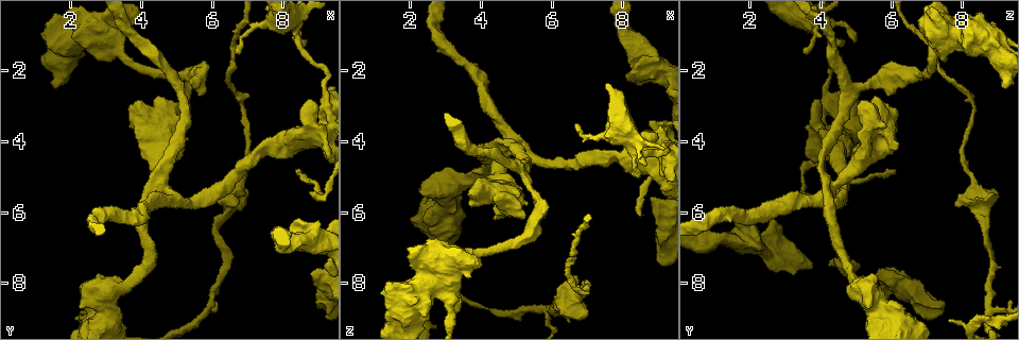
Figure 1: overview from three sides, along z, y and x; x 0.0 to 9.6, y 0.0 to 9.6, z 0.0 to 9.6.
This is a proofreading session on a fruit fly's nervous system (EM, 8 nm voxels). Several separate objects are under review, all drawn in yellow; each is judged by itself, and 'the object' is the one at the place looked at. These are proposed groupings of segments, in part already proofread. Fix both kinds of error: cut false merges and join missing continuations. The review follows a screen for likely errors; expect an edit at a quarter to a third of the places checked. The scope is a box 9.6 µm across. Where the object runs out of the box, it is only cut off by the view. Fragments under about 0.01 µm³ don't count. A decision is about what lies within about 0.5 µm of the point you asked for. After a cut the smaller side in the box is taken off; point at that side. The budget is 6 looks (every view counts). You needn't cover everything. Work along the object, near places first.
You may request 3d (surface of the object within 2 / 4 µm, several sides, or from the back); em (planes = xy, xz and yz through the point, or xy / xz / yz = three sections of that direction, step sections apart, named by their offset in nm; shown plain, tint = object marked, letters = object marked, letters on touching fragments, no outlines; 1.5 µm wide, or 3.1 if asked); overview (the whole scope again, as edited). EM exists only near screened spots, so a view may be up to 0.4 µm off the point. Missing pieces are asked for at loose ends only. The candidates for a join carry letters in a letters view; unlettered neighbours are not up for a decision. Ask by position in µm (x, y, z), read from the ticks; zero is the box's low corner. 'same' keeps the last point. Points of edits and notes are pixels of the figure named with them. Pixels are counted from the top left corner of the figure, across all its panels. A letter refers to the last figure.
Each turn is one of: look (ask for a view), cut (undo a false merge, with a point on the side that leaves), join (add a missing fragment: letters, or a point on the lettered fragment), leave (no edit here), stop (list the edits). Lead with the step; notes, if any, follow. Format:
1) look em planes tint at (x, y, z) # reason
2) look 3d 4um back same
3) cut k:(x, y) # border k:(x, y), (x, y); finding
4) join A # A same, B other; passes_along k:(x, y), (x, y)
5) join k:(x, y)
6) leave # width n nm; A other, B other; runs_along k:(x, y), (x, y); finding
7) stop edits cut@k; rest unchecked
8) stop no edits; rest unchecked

look em planes tint at (6.65, 5.80, 7.75)

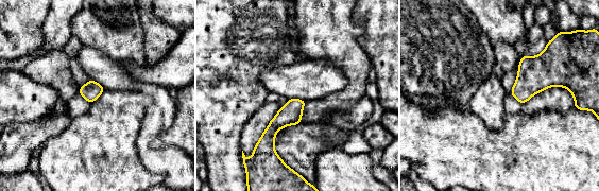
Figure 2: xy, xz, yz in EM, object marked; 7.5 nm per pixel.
look em planes letters same # see the neighbours

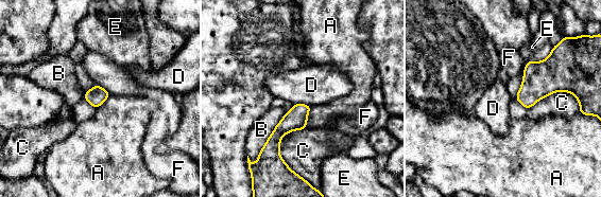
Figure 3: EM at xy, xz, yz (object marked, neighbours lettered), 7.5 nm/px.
leave # longest_contact B 400 nm; A other, B other, C other, D other, E other, F other; none of them fits

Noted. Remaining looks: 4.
look em xz step 8 letters at (8.50, 4.85, 6.10) # long arm stops here

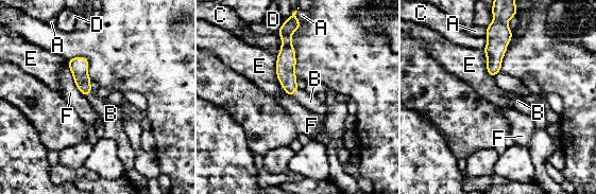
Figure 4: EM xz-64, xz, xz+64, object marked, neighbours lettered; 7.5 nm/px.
look em planes letters same

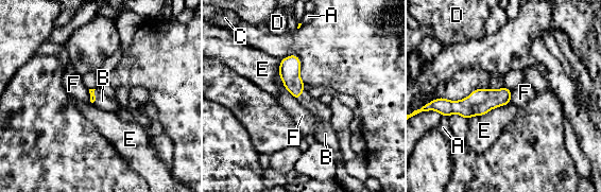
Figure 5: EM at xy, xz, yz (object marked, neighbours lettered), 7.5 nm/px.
join B # A other, B same, C other, D other, E other, F other; passes_along 5:(92, 98), (95, 97), (102, 101); the neuron continues

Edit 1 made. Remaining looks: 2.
look 3d 4um at (2.05, 1.10, 7.05) # branch stops here

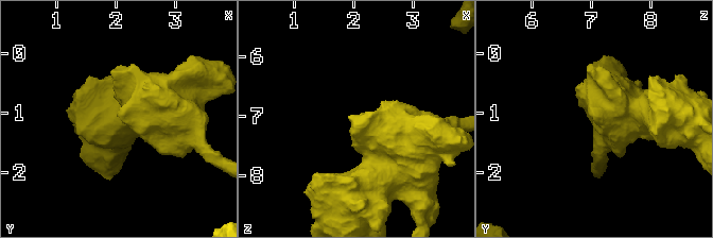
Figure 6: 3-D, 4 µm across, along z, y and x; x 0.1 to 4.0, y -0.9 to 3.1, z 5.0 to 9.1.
look em planes letters at (2.10, 1.10, 7.05)

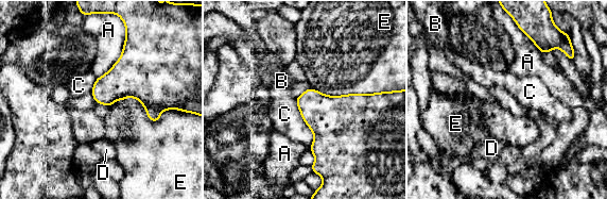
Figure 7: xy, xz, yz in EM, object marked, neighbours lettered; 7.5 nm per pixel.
leave # longest_contact E 500 nm; A other, B other, C other, D other, E other; border 7:(107, 105), (174, 110); none of them fits

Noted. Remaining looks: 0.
stop edits join@5; rest unchecked

